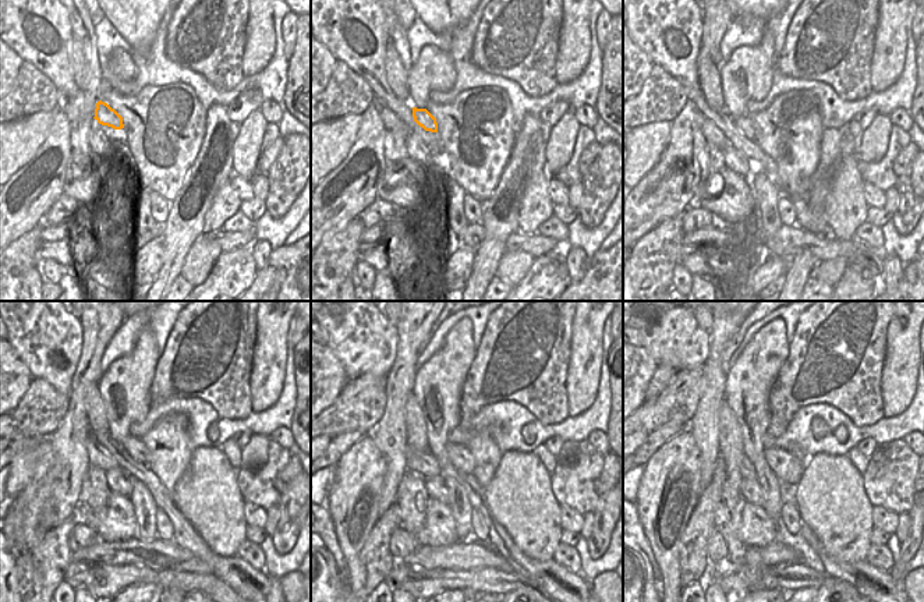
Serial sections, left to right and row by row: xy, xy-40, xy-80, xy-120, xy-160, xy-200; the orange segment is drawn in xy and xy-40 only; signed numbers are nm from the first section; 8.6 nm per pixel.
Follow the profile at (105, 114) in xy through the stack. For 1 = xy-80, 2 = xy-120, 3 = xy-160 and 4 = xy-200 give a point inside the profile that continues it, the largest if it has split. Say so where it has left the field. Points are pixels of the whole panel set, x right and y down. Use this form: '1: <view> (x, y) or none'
1: xy-80 (743, 123)
2: xy-120 (135, 448)
3: xy-160 (462, 459)
4: xy-200 (788, 467)

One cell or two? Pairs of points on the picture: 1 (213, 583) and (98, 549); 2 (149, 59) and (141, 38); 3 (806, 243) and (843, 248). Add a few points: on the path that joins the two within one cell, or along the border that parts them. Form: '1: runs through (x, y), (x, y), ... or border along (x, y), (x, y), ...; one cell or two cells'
1: border along (133, 565), (197, 573); two cells
2: border along (156, 36), (144, 50), (134, 49); two cells
3: runs through (815, 245), (834, 248); one cell

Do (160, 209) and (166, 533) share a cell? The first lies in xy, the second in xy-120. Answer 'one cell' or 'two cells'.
one cell

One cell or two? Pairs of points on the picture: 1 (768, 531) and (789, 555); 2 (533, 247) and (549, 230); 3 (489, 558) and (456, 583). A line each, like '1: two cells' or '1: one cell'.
1: two cells
2: two cells
3: two cells

